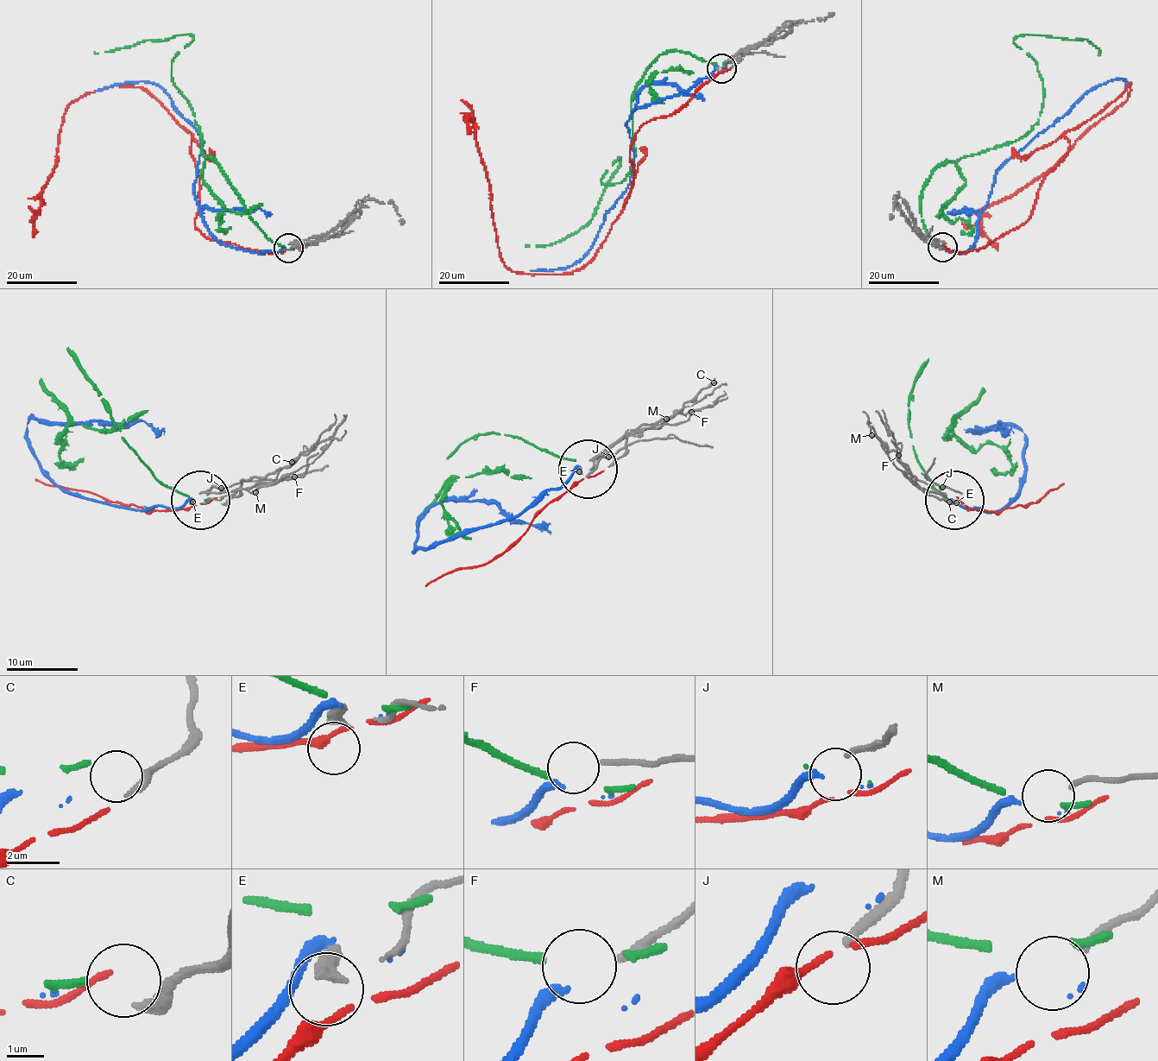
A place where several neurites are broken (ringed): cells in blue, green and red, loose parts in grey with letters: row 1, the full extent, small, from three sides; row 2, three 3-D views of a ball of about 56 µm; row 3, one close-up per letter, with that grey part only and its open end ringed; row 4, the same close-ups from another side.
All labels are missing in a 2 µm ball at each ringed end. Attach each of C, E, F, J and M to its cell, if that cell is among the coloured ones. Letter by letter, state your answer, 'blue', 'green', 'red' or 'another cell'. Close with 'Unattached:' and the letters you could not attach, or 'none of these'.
C: another cell
E: another cell
F: another cell
J: another cell
M: another cell
Unattached: C, E, F, J, M

